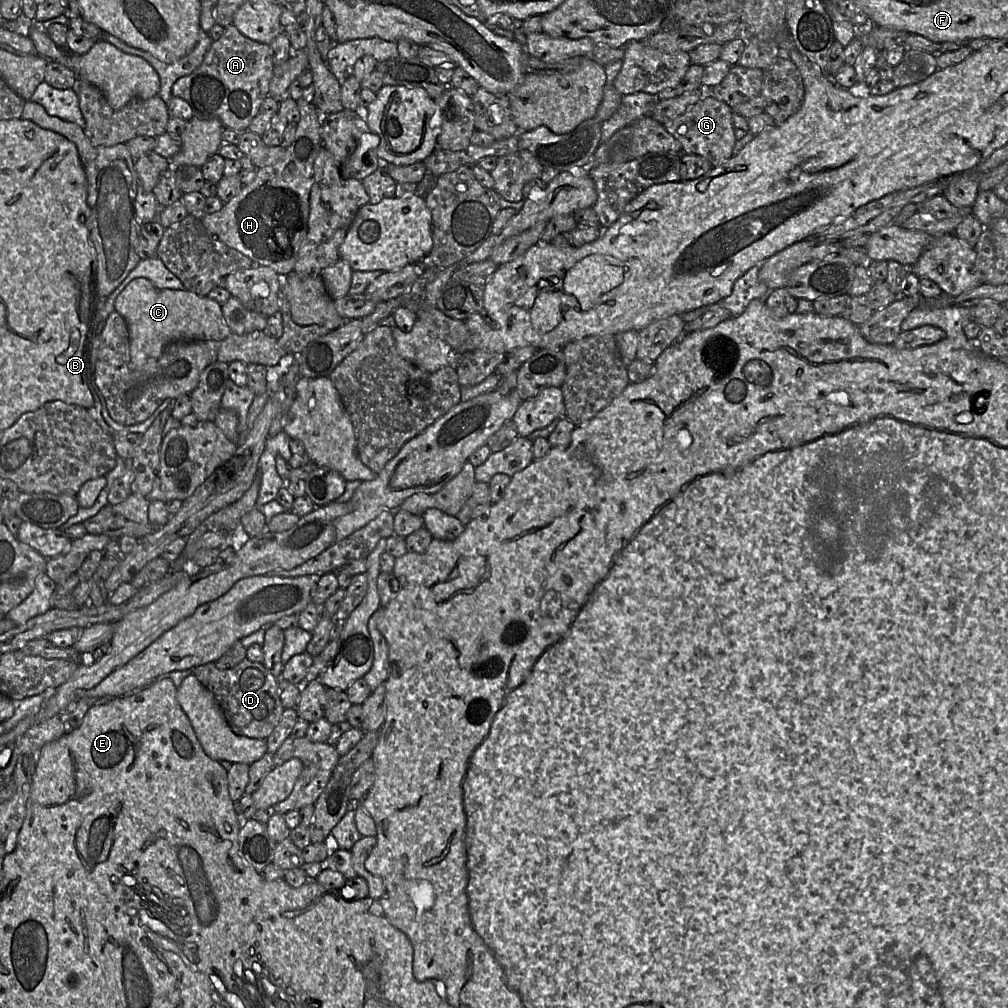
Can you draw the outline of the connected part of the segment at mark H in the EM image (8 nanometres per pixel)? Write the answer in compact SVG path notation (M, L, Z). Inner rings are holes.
M304 98L296 102L300 121L290 146L267 146L258 134L244 131L237 146L256 167L256 177L219 211L201 219L215 239L241 252L257 265L270 267L281 277L293 271L300 246L307 236L313 166L323 146L322 117L311 102Z

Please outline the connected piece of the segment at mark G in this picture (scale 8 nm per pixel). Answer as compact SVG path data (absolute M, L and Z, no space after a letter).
M705 93L697 103L689 107L683 114L662 125L681 143L683 153L702 156L715 167L733 156L732 150L737 140L732 117L731 107L711 94Z

